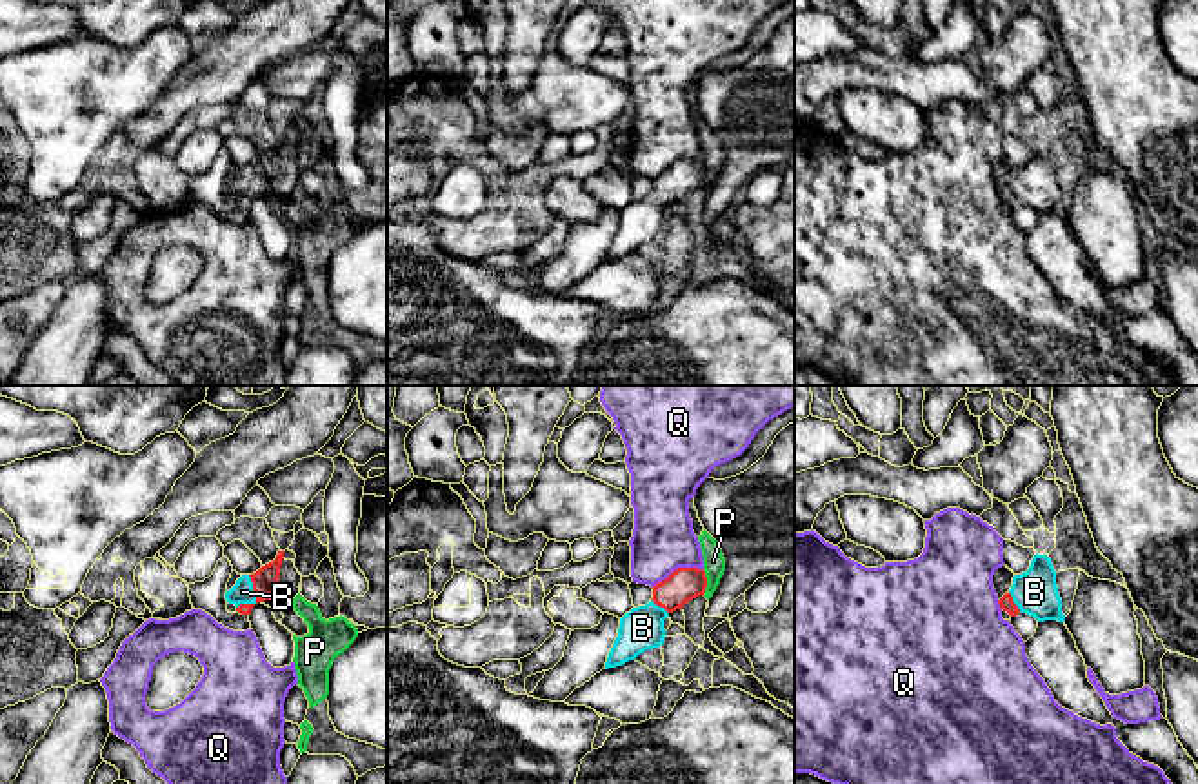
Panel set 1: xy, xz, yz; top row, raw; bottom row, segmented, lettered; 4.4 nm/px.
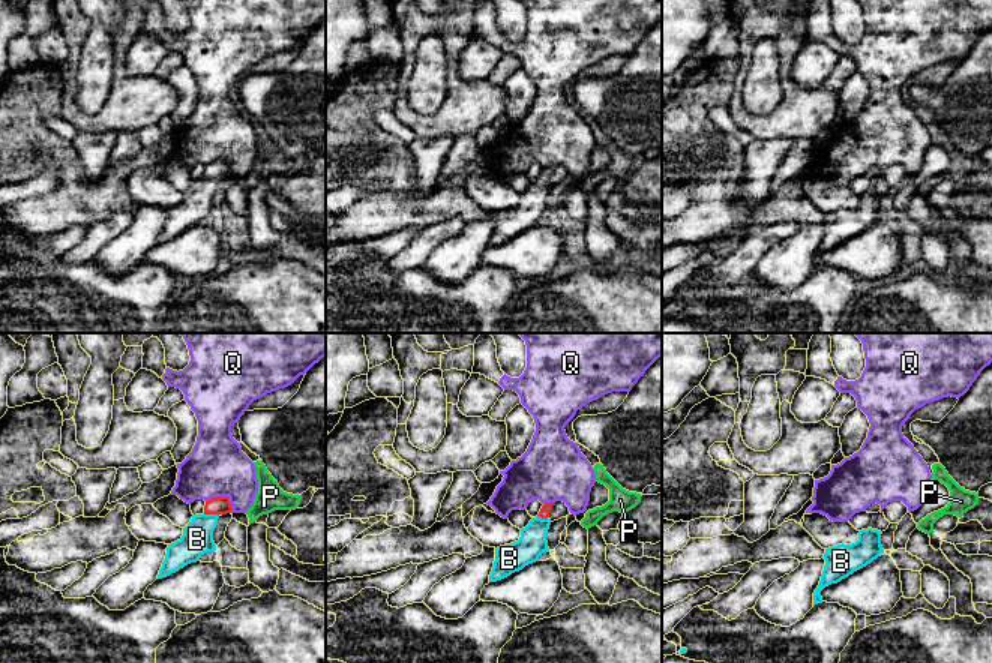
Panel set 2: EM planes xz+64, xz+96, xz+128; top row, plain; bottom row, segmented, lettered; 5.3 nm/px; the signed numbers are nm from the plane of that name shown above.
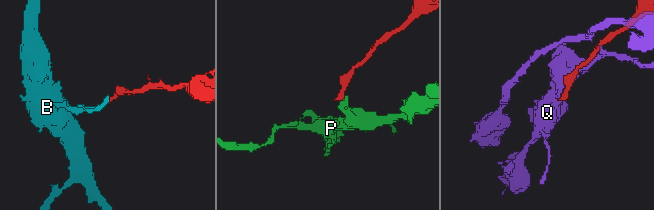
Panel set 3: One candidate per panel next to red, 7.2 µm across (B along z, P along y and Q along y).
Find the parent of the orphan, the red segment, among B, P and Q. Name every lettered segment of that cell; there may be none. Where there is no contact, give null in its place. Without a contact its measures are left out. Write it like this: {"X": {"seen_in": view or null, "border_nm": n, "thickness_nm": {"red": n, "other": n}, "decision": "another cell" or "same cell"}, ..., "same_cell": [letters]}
{"B": {"seen_in": "xy", "border_nm": 160, "thickness_nm": {"red": 110, "other": 100}, "decision": "same cell"}, "P": {"seen_in": "xz", "border_nm": 110, "thickness_nm": {"red": 150, "other": 100}, "decision": "another cell"}, "Q": {"seen_in": "xz", "border_nm": 240, "thickness_nm": {"red": 150, "other": 280}, "decision": "another cell"}, "same_cell": ["B"]}

